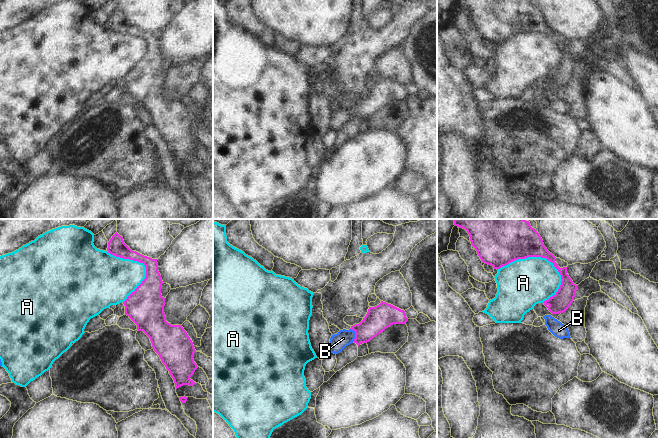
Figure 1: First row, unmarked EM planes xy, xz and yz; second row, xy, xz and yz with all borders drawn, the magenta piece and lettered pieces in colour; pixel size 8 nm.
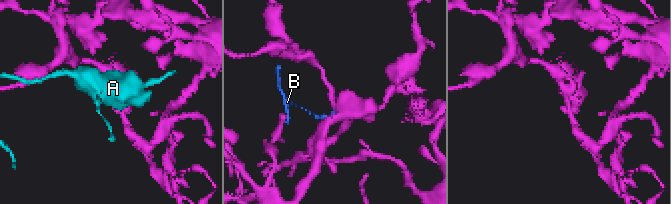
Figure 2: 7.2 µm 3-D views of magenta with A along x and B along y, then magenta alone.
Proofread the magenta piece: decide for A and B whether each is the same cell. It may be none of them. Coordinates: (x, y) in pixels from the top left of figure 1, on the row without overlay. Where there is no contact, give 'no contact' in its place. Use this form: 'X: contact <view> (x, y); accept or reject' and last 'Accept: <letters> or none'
A: contact yz (533, 32); reject
B: contact xz (355, 111); reject
Accept: none

